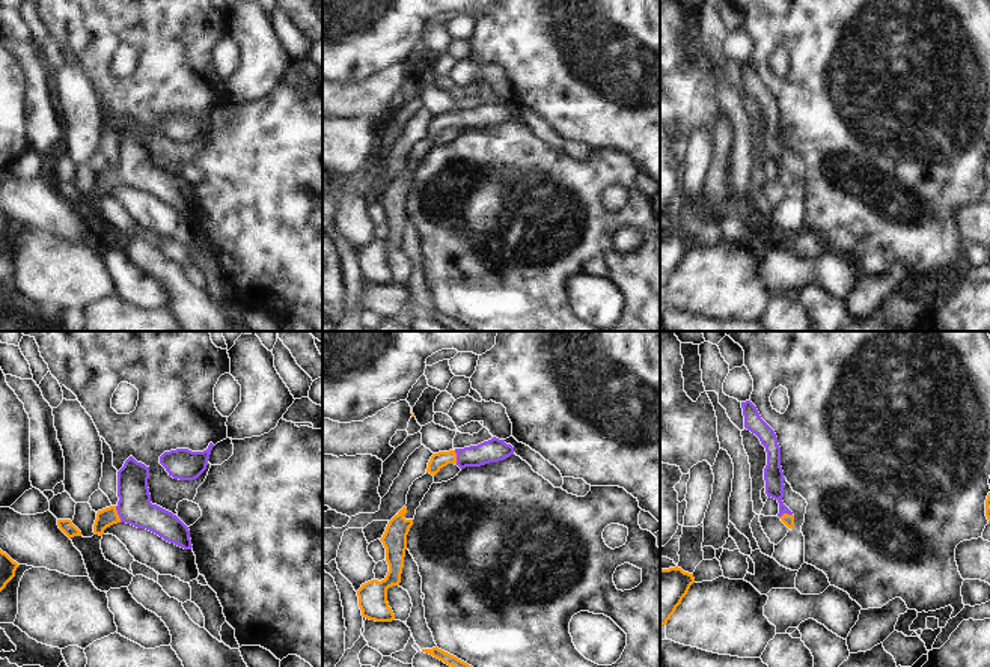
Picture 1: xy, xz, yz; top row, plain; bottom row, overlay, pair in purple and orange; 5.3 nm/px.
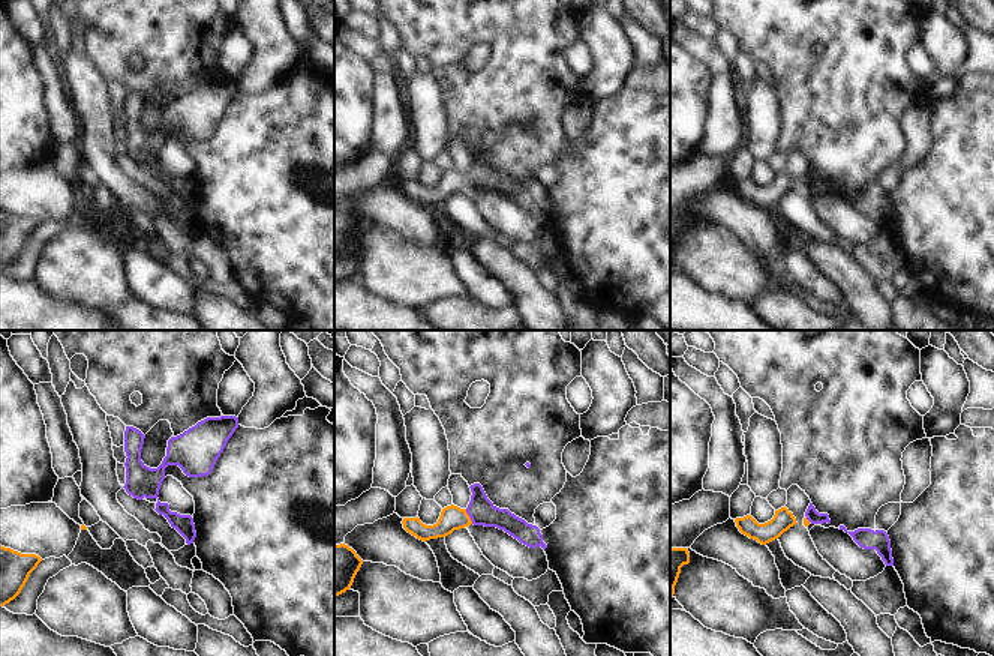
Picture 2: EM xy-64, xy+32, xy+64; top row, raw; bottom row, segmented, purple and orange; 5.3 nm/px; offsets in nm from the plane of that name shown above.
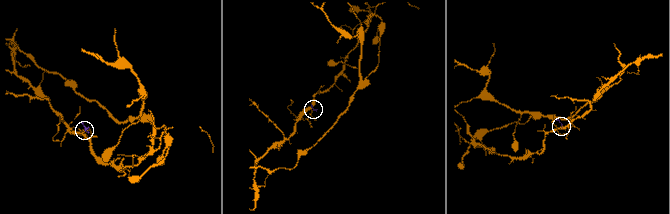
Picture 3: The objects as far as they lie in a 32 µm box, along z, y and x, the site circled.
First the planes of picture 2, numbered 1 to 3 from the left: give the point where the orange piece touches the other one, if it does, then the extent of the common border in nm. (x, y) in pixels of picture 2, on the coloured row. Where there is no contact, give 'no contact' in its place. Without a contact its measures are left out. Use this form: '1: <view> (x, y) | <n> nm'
1: no contact
2: xy+32 (470, 517) | 90 nm
3: xy+64 (808, 520) | 40 nm

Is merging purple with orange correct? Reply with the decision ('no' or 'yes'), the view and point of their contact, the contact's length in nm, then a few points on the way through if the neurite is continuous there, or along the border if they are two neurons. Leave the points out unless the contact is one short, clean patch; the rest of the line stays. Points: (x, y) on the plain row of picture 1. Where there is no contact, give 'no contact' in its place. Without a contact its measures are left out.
yes; contact xy (118, 176); length 90 nm; way xy (134, 169), (118, 176), (107, 179)

